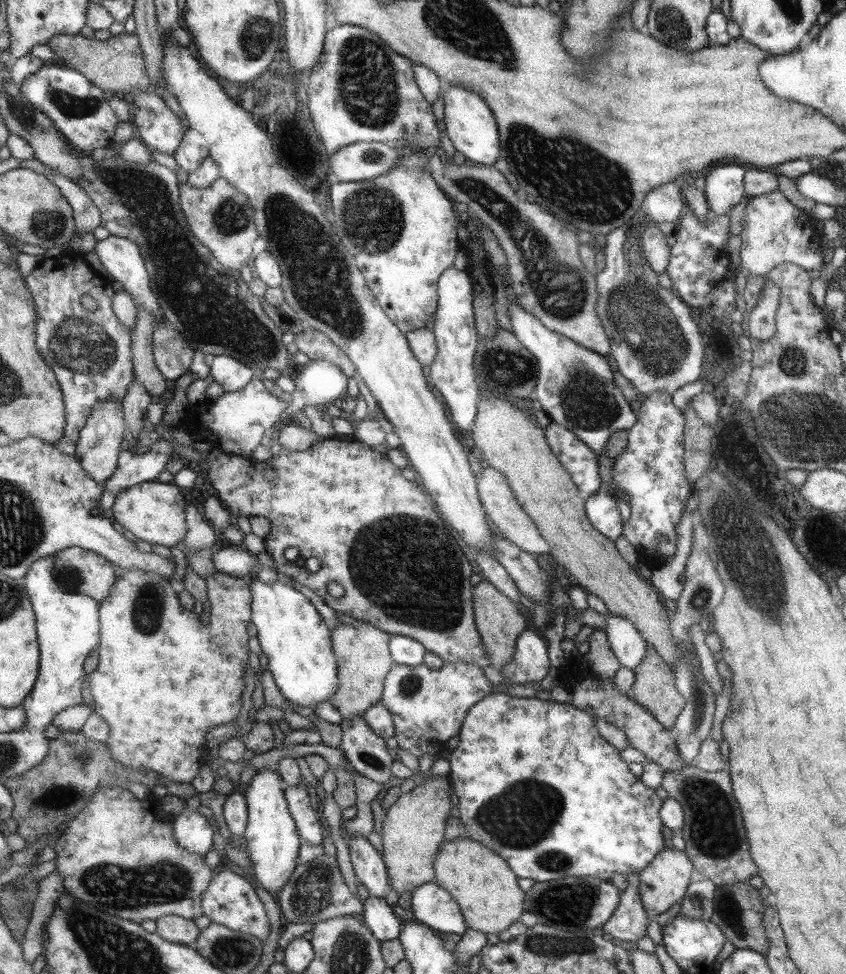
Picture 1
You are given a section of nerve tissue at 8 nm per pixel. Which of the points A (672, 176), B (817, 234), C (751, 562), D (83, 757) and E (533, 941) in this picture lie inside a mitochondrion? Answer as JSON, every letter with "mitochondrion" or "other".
{"A":"other","B":"other","C":"mitochondrion","D":"mitochondrion","E":"mitochondrion"}

